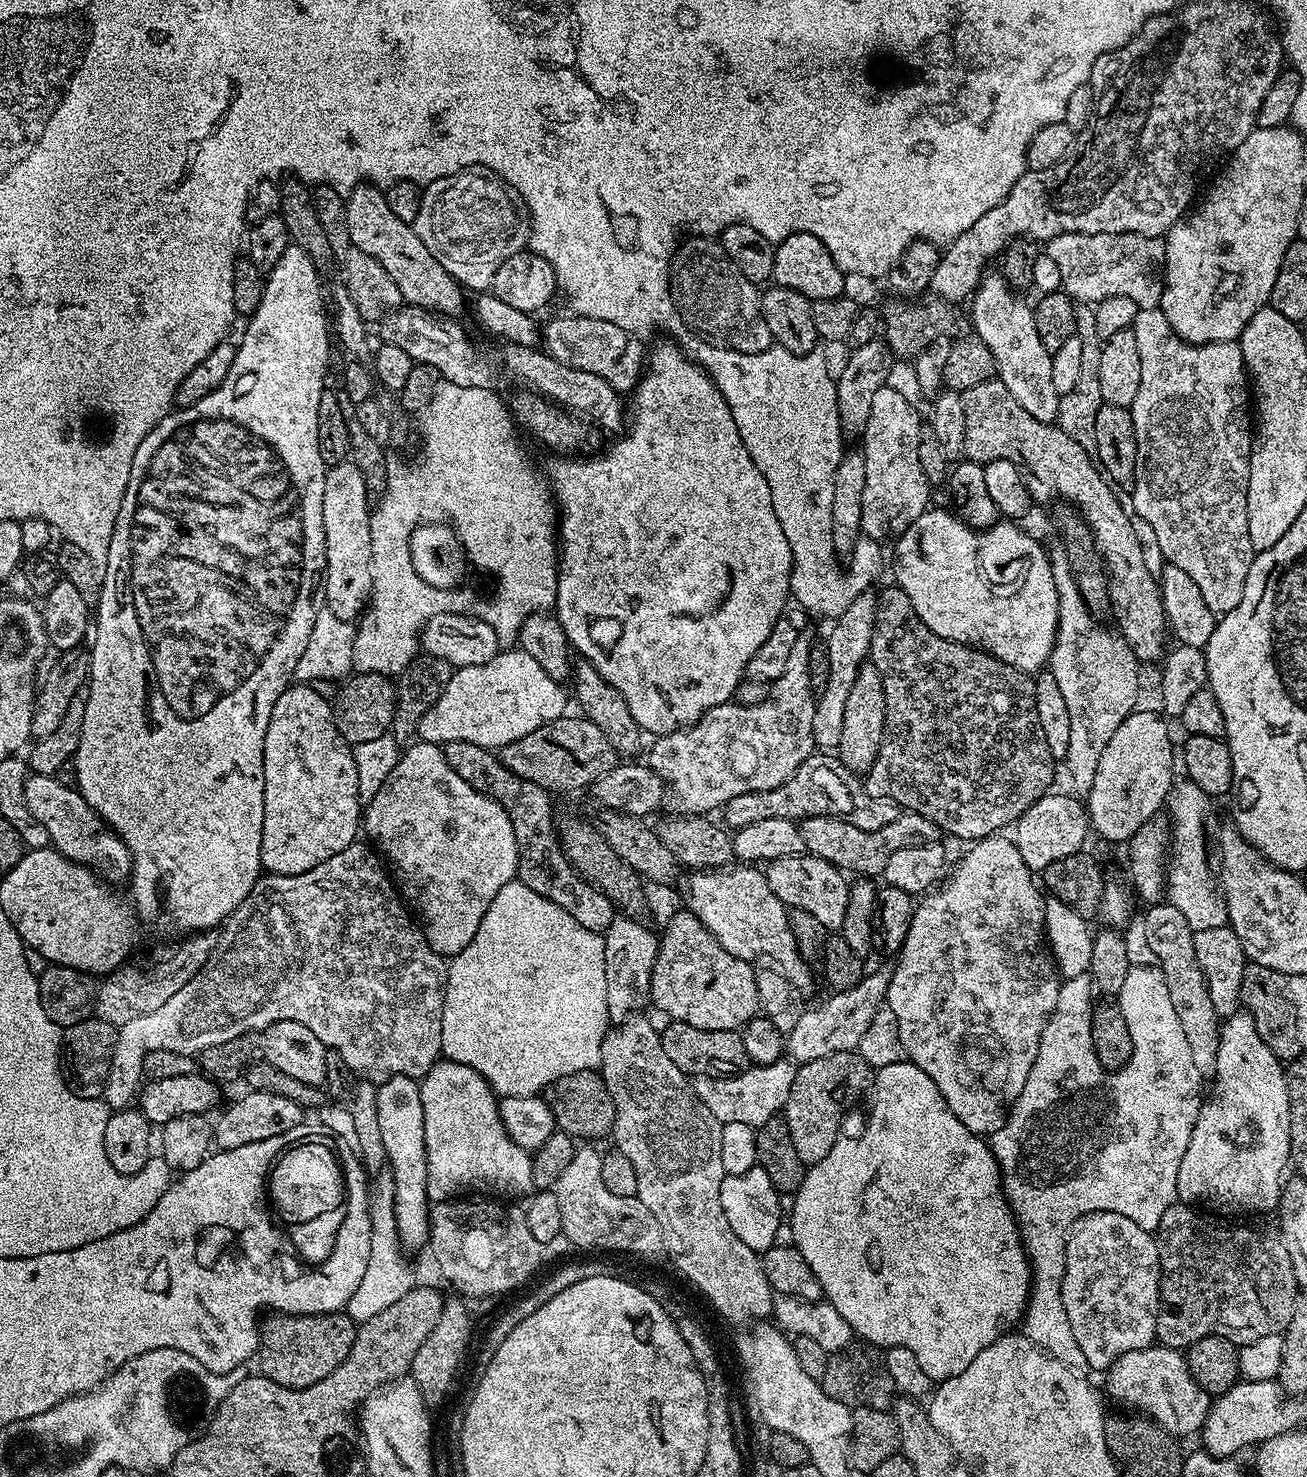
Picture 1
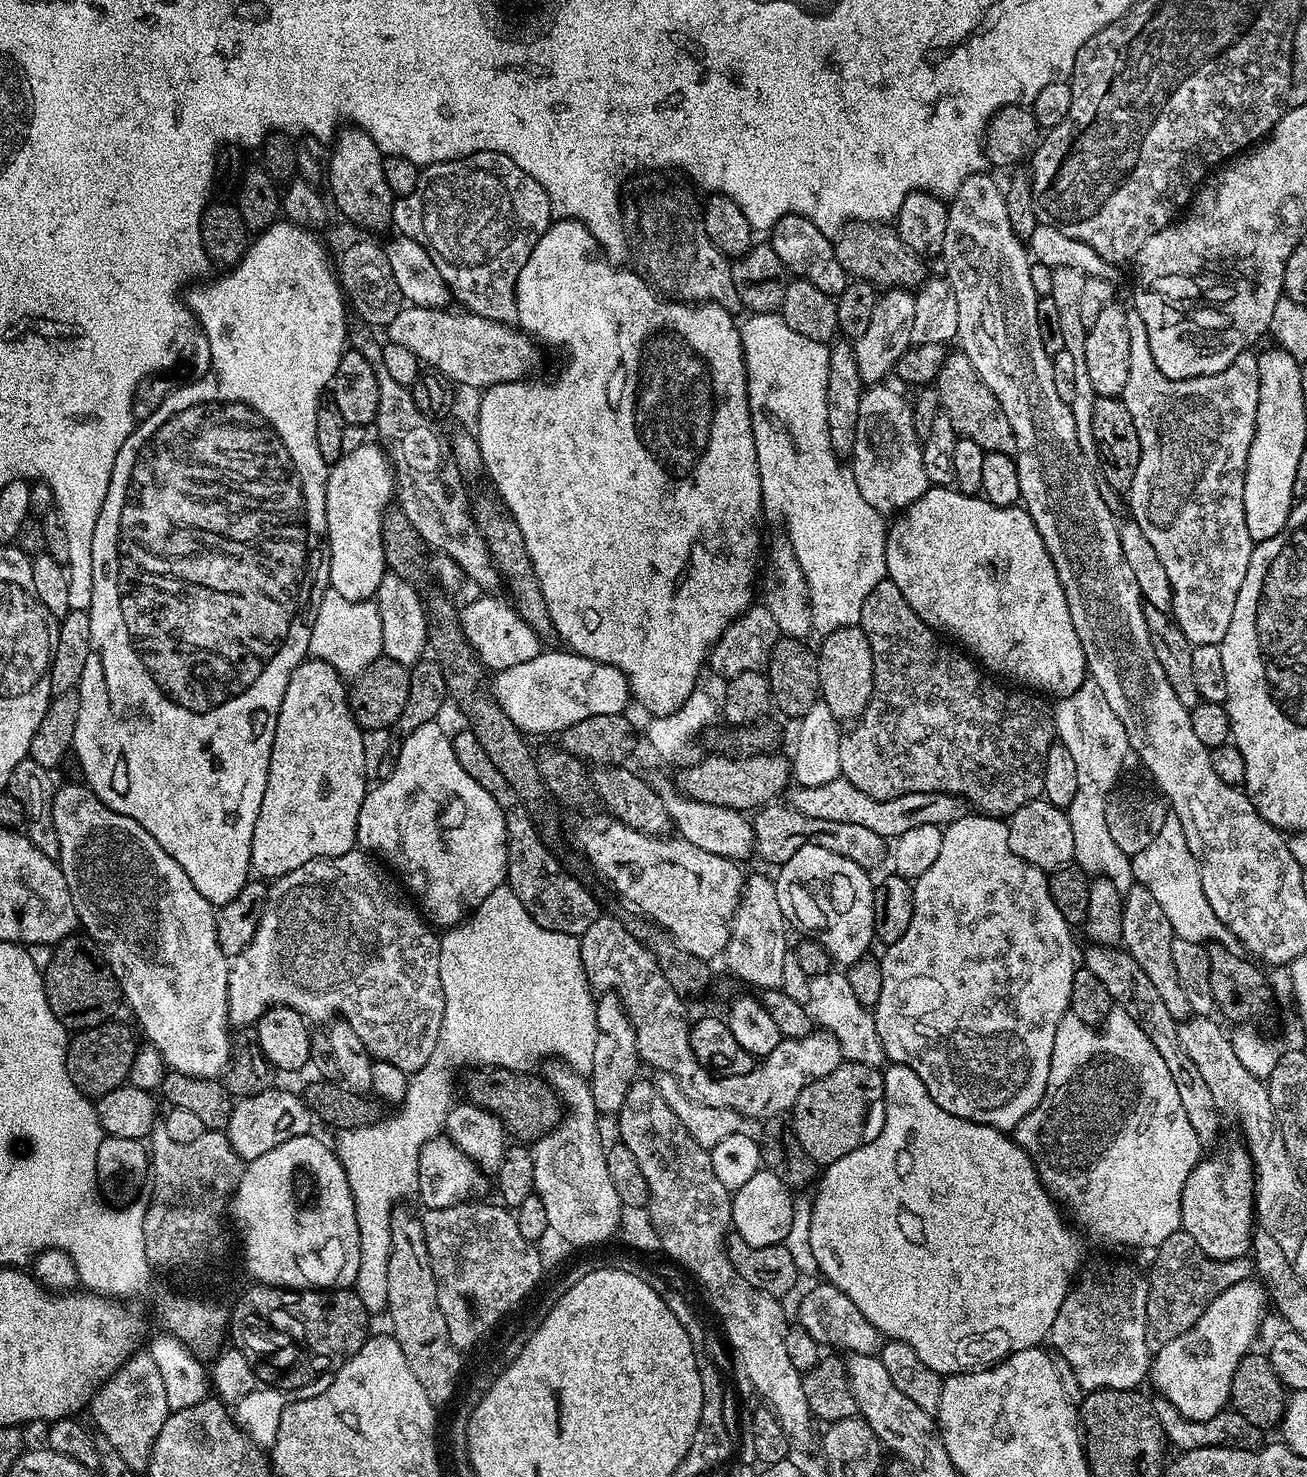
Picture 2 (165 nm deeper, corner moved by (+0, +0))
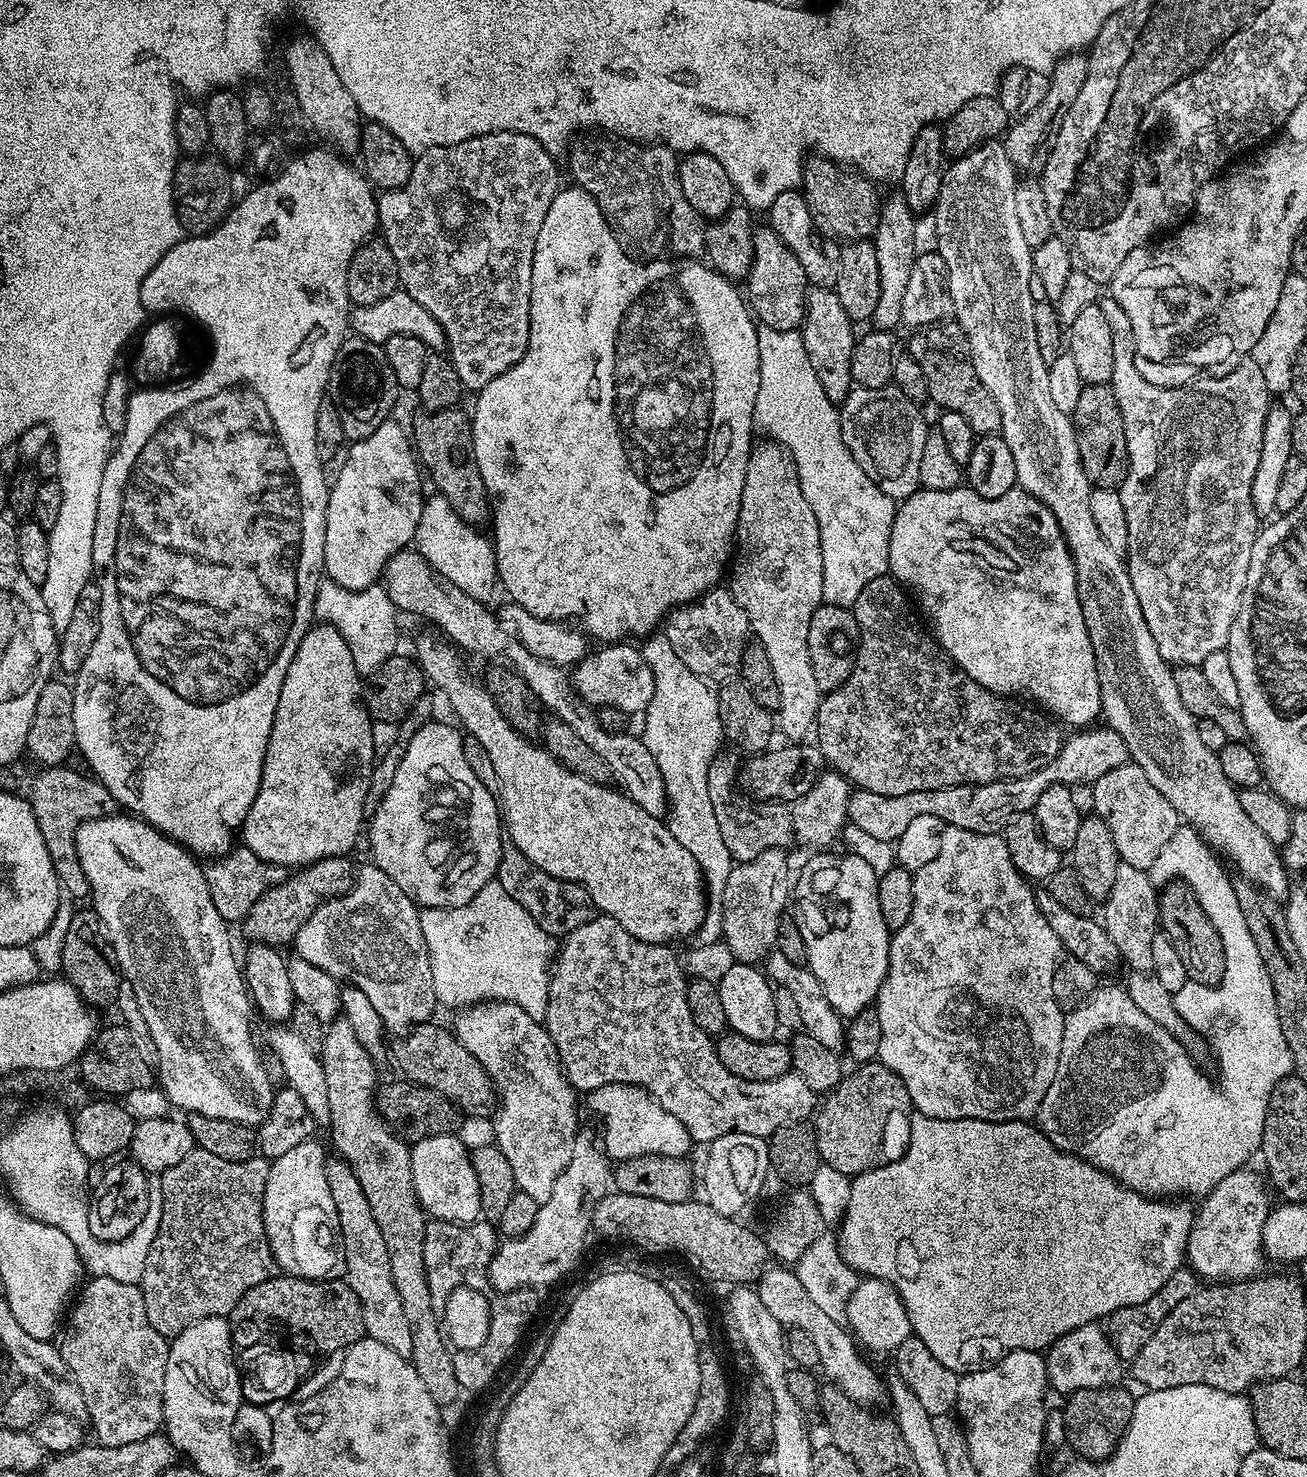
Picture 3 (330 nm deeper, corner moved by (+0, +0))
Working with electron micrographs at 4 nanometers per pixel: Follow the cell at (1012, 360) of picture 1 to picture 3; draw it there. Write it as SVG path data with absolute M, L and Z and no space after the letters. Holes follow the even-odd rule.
M989 142L979 144L977 148L971 148L965 156L955 157L944 169L942 186L936 199L936 207L934 209L934 215L936 215L936 244L934 244L934 248L935 251L939 252L942 262L946 262L954 320L955 323L959 324L960 329L968 335L970 354L974 362L974 374L978 374L982 386L986 386L986 390L990 390L990 394L998 402L998 410L1002 414L1000 432L1003 435L1006 446L1010 446L1010 454L1014 454L1014 470L1016 471L1017 485L1023 488L1024 491L1029 492L1034 498L1041 500L1050 510L1050 514L1054 514L1054 518L1066 538L1070 554L1074 558L1078 602L1082 606L1082 618L1086 622L1090 646L1094 646L1094 658L1096 659L1096 669L1098 670L1098 686L1100 687L1100 711L1103 719L1108 719L1105 720L1107 727L1113 728L1118 734L1122 734L1122 742L1126 742L1131 763L1138 765L1146 773L1146 778L1150 778L1151 784L1165 796L1166 802L1170 802L1170 806L1174 806L1174 810L1180 813L1180 819L1183 823L1192 825L1201 839L1208 844L1208 847L1219 853L1221 857L1228 856L1229 861L1227 860L1227 863L1233 869L1236 867L1243 879L1249 880L1252 884L1257 884L1259 888L1269 892L1272 896L1277 898L1287 897L1290 891L1290 883L1288 884L1290 873L1284 866L1281 849L1277 845L1272 844L1270 838L1266 838L1266 834L1262 834L1262 830L1258 830L1258 826L1254 826L1254 821L1246 815L1246 810L1242 810L1239 791L1228 781L1226 774L1222 774L1222 766L1218 766L1216 753L1209 750L1203 744L1202 737L1198 734L1197 720L1190 714L1190 710L1186 710L1186 706L1182 706L1182 697L1178 695L1178 686L1174 682L1174 674L1172 673L1173 665L1167 664L1162 658L1162 654L1158 654L1158 642L1154 642L1154 634L1150 634L1150 626L1146 626L1146 618L1142 618L1142 606L1138 606L1138 594L1134 594L1134 586L1130 582L1130 574L1128 573L1125 557L1117 549L1112 548L1110 542L1106 542L1106 538L1102 538L1102 530L1098 530L1097 524L1094 523L1094 513L1090 510L1090 494L1093 487L1086 478L1086 470L1082 470L1082 462L1078 454L1076 431L1072 428L1069 413L1058 410L1058 406L1054 406L1054 401L1050 399L1049 365L1042 358L1042 354L1038 354L1038 338L1034 334L1034 306L1036 302L1030 296L1033 248L1026 242L1025 236L1022 235L1021 226L1018 223L1018 214L1014 202L1014 190L1017 183L1017 170L1010 162L1010 154L1006 154L1003 143Z

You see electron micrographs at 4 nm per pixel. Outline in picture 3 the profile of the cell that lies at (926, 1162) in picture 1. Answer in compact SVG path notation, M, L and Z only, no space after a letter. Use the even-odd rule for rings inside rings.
M919 1114L913 1115L913 1117L912 1125L908 1128L908 1149L905 1150L904 1156L890 1161L889 1164L887 1162L881 1162L868 1172L862 1172L859 1176L851 1177L850 1202L846 1202L844 1217L840 1219L838 1225L838 1231L840 1231L840 1236L838 1235L838 1247L842 1259L861 1277L867 1278L873 1276L879 1280L885 1280L890 1286L894 1286L898 1298L902 1298L902 1306L906 1306L906 1314L910 1318L912 1335L917 1336L930 1349L930 1354L934 1354L934 1358L938 1358L938 1362L942 1362L942 1366L954 1370L957 1374L976 1372L980 1368L986 1368L990 1364L995 1364L996 1361L1002 1359L1004 1356L1008 1356L1011 1352L1017 1352L1018 1350L1034 1352L1047 1349L1048 1345L1052 1344L1058 1338L1062 1338L1062 1334L1072 1332L1078 1326L1095 1324L1111 1316L1119 1308L1138 1306L1142 1302L1154 1298L1154 1294L1158 1294L1158 1290L1162 1290L1162 1286L1166 1286L1166 1278L1170 1278L1170 1274L1177 1272L1185 1263L1188 1250L1188 1235L1192 1229L1192 1221L1194 1219L1193 1205L1188 1205L1187 1202L1189 1203L1189 1201L1187 1199L1172 1198L1167 1200L1164 1198L1142 1196L1139 1192L1127 1188L1125 1184L1119 1184L1113 1176L1108 1175L1101 1168L1095 1168L1093 1164L1088 1164L1085 1160L1077 1158L1077 1156L1071 1156L1062 1150L1058 1150L1058 1146L1054 1146L1054 1142L1050 1142L1050 1138L1046 1138L1046 1134L1041 1132L1039 1127L1032 1122L1022 1120L1007 1120L1006 1122L990 1122L989 1120L939 1120L938 1118L930 1118L929 1116Z

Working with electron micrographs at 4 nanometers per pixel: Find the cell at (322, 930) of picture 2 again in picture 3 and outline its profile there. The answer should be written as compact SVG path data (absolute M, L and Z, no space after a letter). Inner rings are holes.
M365 862L361 868L359 865L355 869L351 888L341 896L334 896L331 900L325 900L323 904L318 905L310 914L308 921L296 931L294 937L296 949L294 949L294 952L295 955L301 956L306 962L318 966L318 970L326 970L326 974L330 974L337 982L347 982L353 984L358 990L362 990L362 994L366 994L366 998L370 998L374 1010L378 1010L378 1018L382 1018L384 1027L389 1033L400 1032L399 1034L407 1034L419 1026L419 1024L429 1023L433 1019L432 1011L438 1008L434 982L430 974L430 958L426 950L426 940L422 934L420 914L421 909L406 895L402 890L402 886L398 886L398 882L394 882L394 878L390 878L390 874L383 872L376 864Z

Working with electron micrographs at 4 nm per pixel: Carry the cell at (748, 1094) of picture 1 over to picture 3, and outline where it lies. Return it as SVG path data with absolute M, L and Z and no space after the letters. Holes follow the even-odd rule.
M607 1084L597 1088L587 1097L588 1104L600 1115L600 1124L604 1127L602 1151L609 1161L619 1162L626 1158L639 1156L682 1156L687 1157L688 1151L694 1147L694 1141L674 1118L651 1094L637 1084Z

